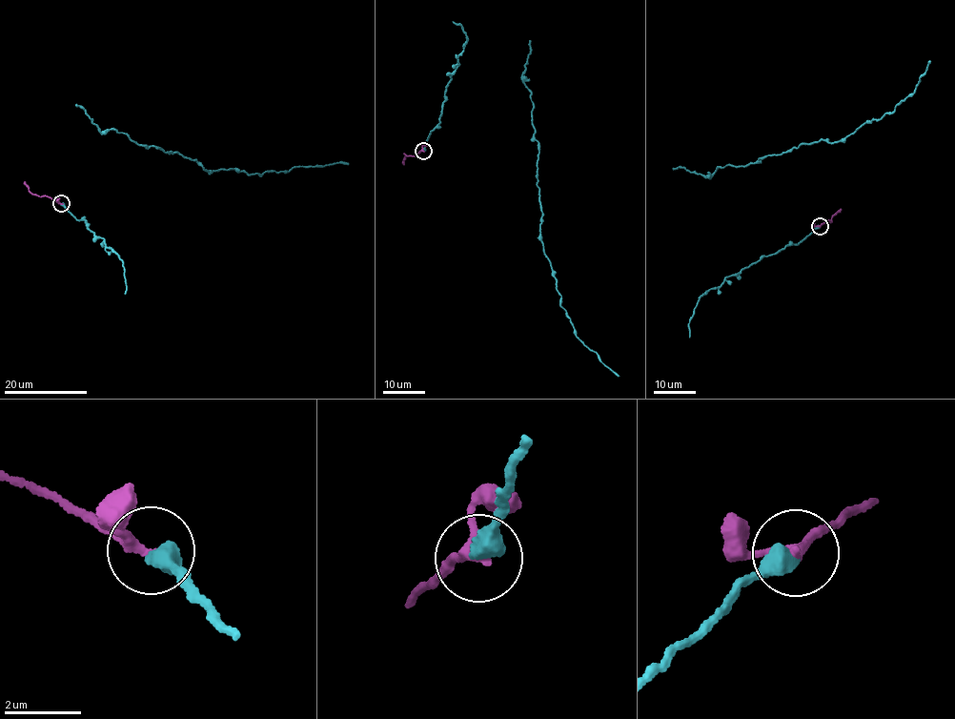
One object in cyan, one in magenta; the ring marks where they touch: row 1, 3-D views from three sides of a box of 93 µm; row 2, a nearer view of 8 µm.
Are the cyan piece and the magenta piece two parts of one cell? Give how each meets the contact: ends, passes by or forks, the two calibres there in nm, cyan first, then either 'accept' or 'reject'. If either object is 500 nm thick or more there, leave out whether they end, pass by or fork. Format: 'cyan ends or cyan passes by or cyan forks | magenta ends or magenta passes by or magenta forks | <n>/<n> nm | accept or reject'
500/220 nm | accept

